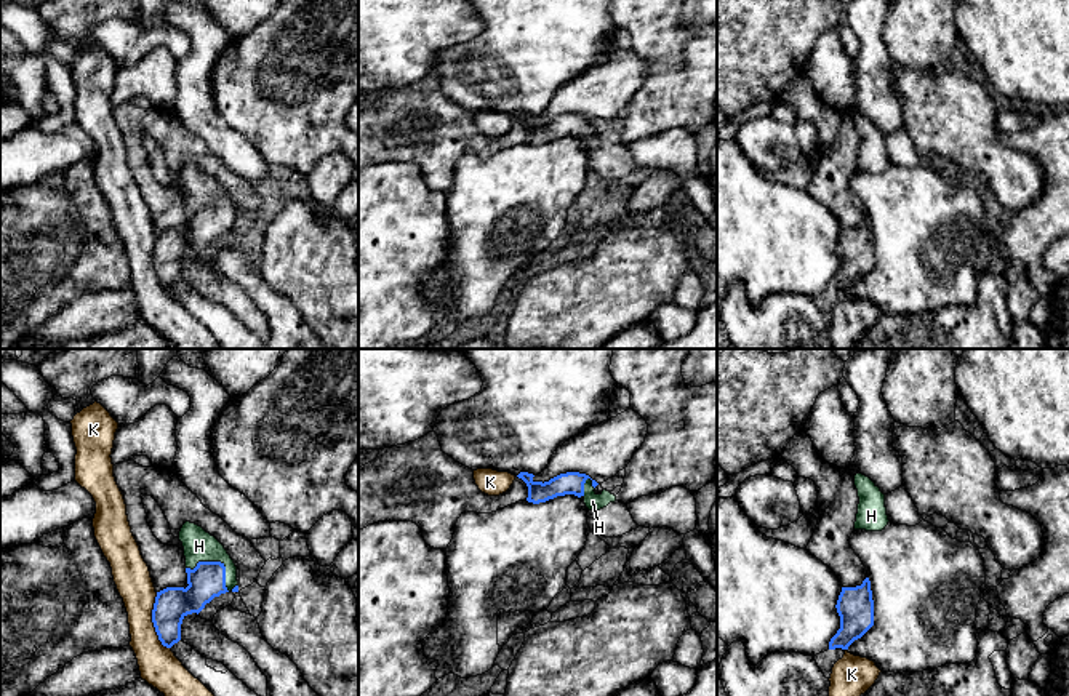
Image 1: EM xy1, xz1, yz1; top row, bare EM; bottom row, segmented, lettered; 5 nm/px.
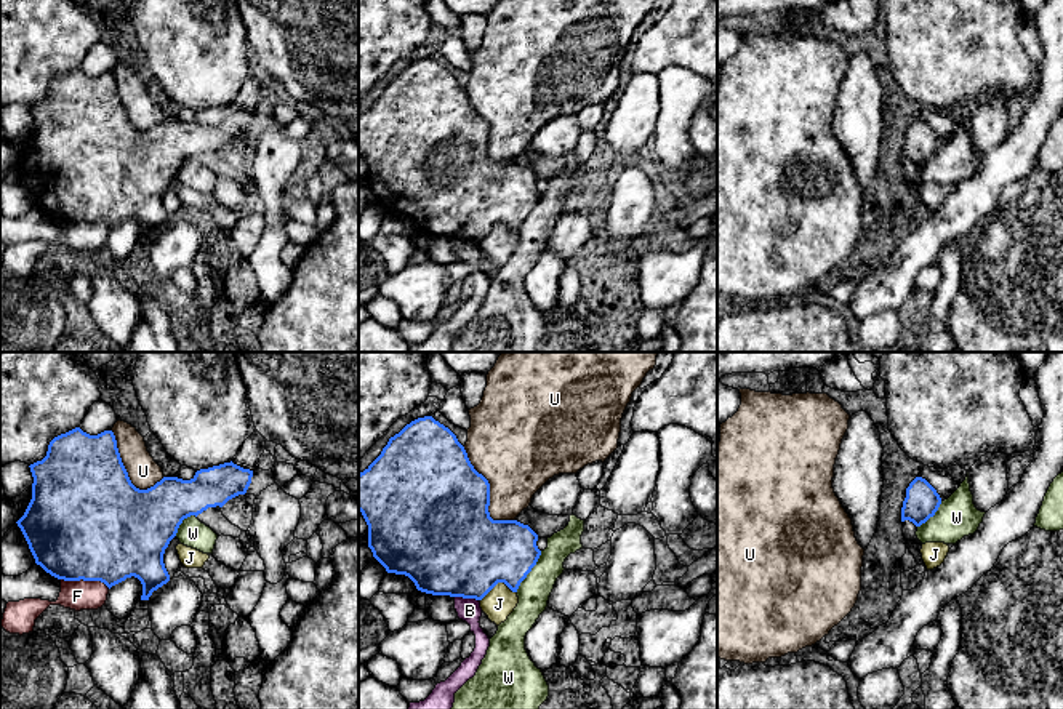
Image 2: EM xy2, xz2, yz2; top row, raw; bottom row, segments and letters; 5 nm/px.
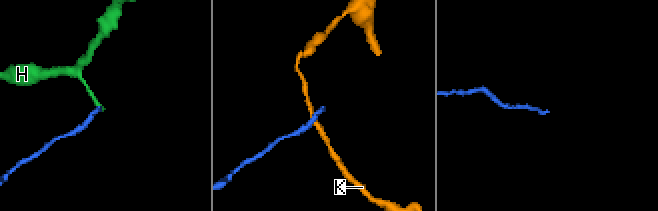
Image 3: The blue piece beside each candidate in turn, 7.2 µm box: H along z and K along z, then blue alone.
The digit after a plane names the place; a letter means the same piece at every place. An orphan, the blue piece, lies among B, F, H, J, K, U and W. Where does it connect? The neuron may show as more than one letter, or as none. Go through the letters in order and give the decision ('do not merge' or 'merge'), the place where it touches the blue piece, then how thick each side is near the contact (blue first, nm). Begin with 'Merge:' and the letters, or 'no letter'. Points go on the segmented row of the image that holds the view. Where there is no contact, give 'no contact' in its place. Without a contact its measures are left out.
Merge: H
B: do not merge; contact xz2 (466, 597); calibres 480 and 120 nm
F: do not merge; contact xy2 (85, 580); calibres 500 and 150 nm
H: merge; contact xy1 (221, 564); calibres 180 and 160 nm
J: do not merge; contact xz2 (497, 583); calibres 460 and 160 nm
K: do not merge; contact xy1 (152, 621); calibres 170 and 200 nm
U: do not merge; contact xz2 (489, 493); calibres 480 and 400 nm
W: do not merge; contact xz2 (530, 570); calibres 340 and 160 nm

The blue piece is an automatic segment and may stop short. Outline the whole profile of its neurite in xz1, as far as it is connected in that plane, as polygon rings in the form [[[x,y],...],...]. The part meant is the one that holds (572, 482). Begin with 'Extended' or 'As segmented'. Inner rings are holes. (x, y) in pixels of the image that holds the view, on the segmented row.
Extended. [[[520,472],[517,475],[528,486],[528,502],[539,504],[557,496],[575,494],[578,498],[584,498],[584,504],[589,510],[600,510],[607,507],[610,502],[616,501],[616,496],[610,491],[603,490],[597,494],[594,490],[599,485],[586,474],[579,472],[567,472],[560,474],[549,482],[534,482],[533,474]]]

